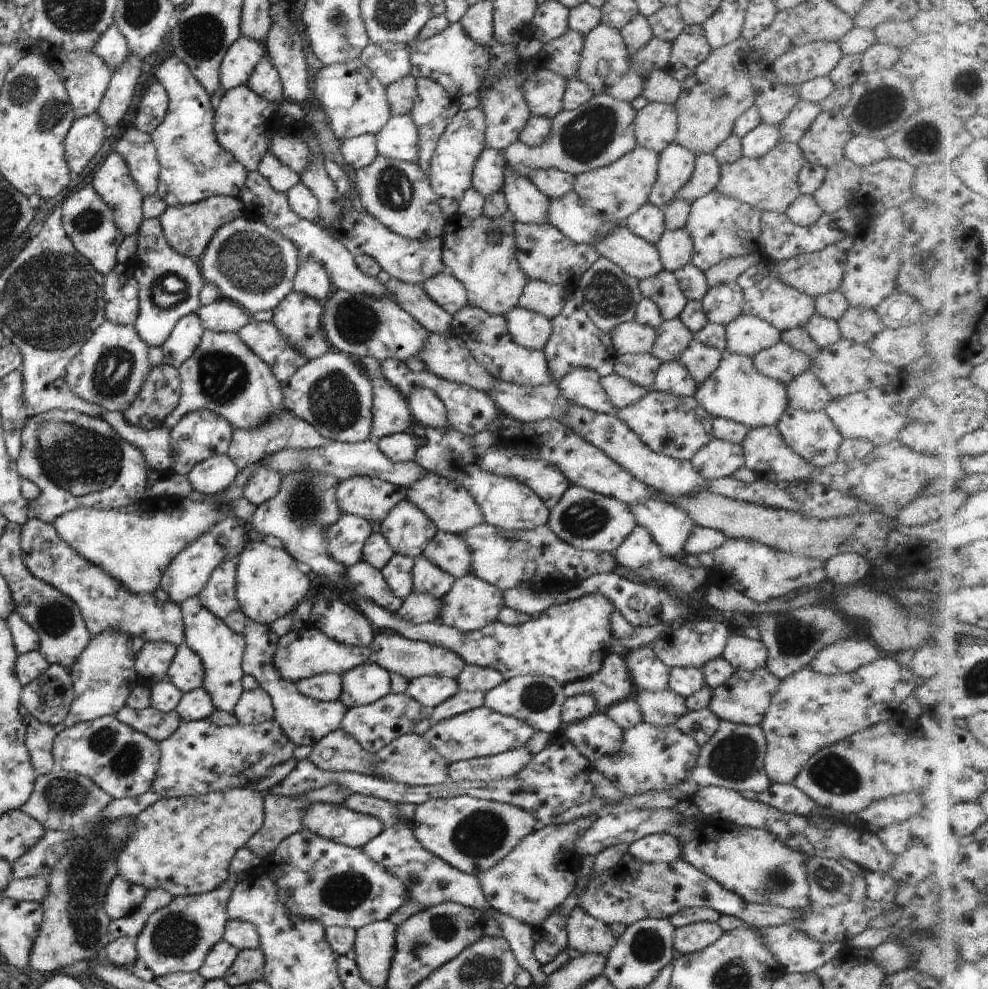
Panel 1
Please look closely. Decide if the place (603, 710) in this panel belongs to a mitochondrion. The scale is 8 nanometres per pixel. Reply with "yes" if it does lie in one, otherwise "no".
no

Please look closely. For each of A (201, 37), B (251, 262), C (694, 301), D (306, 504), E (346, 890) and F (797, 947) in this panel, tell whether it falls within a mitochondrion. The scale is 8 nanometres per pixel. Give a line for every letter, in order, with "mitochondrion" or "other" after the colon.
A: mitochondrion
B: mitochondrion
C: other
D: mitochondrion
E: mitochondrion
F: other

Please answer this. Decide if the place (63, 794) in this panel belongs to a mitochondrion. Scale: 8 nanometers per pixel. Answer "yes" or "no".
yes

